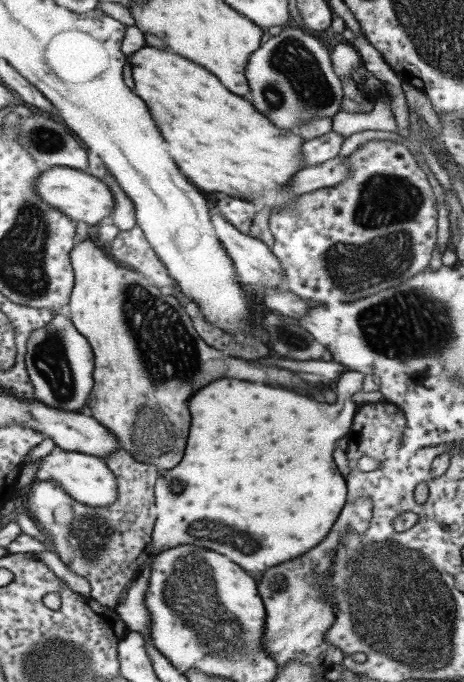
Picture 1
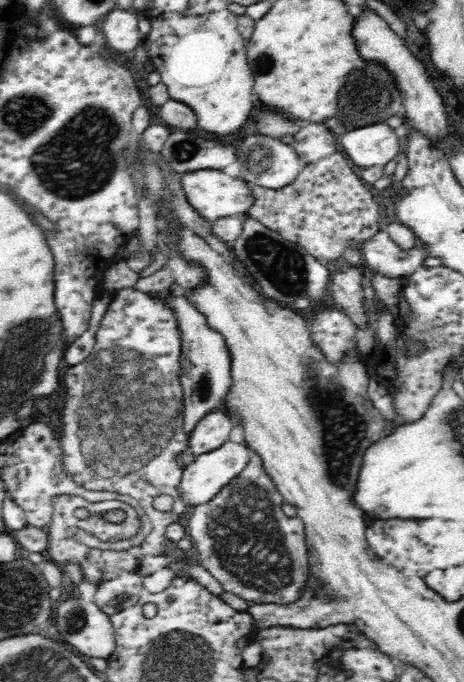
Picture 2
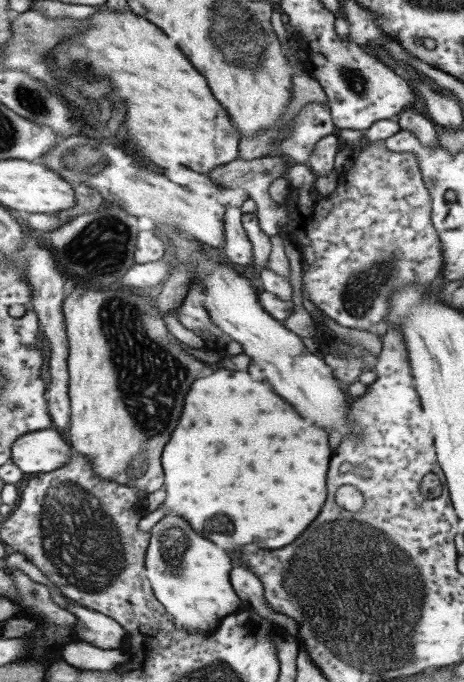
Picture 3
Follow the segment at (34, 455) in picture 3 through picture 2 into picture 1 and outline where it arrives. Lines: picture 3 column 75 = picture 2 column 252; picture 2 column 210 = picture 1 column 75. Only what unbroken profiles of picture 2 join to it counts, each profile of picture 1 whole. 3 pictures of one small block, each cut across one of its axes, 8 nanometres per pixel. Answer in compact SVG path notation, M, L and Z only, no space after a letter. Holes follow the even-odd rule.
M54 447L45 457L41 458L41 464L35 473L36 480L59 482L68 495L82 504L105 507L111 505L117 497L117 482L114 473L104 459L94 455Z

